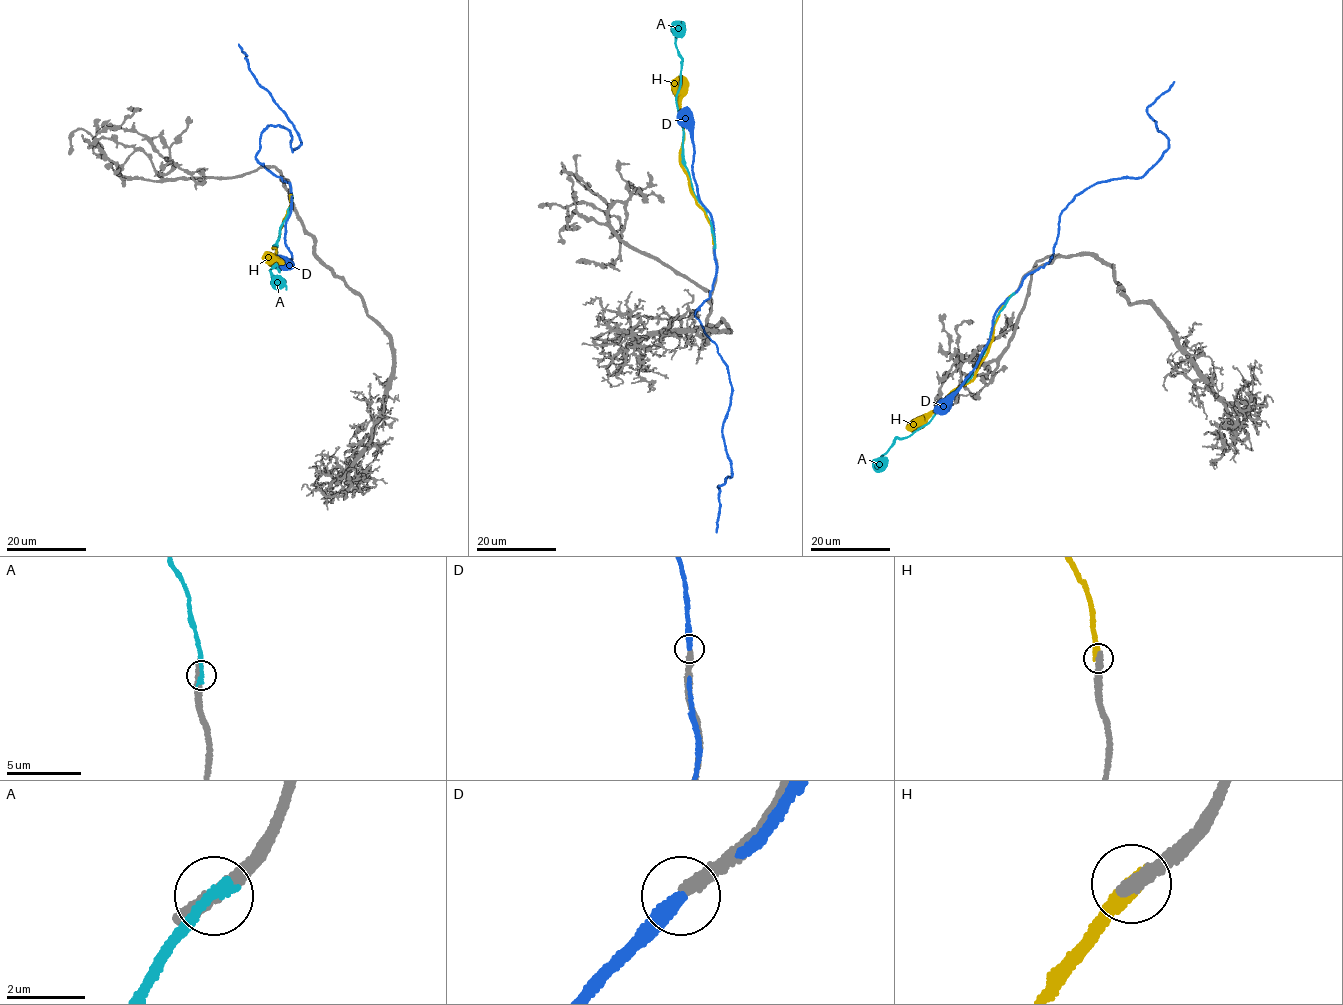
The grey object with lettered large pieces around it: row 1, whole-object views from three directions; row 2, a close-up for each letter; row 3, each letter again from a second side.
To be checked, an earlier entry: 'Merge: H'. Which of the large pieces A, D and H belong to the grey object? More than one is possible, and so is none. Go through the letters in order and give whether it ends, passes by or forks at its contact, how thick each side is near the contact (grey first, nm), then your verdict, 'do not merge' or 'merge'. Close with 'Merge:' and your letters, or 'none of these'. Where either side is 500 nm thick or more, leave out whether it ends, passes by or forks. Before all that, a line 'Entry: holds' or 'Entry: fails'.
Entry: holds
A: it ends | 460/320 nm | do not merge
D: it ends | 320/320 nm | do not merge
H: it ends | 400/400 nm | merge
Merge: H

